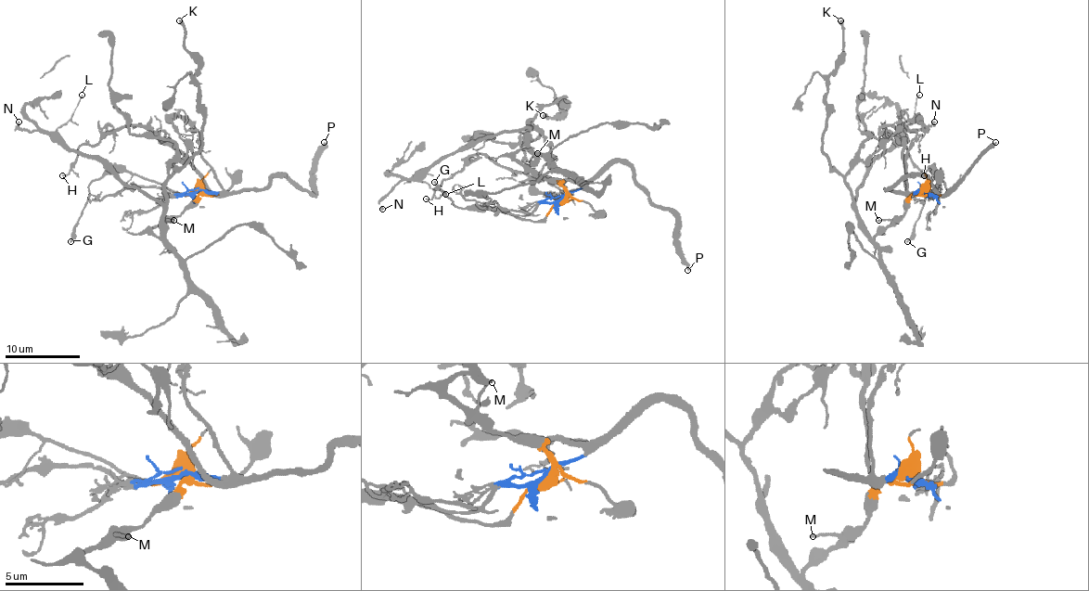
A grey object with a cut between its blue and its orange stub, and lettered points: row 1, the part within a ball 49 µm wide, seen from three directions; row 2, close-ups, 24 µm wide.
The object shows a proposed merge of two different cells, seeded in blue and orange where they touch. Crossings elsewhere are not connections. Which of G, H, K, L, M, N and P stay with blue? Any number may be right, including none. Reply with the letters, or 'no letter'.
H, P

